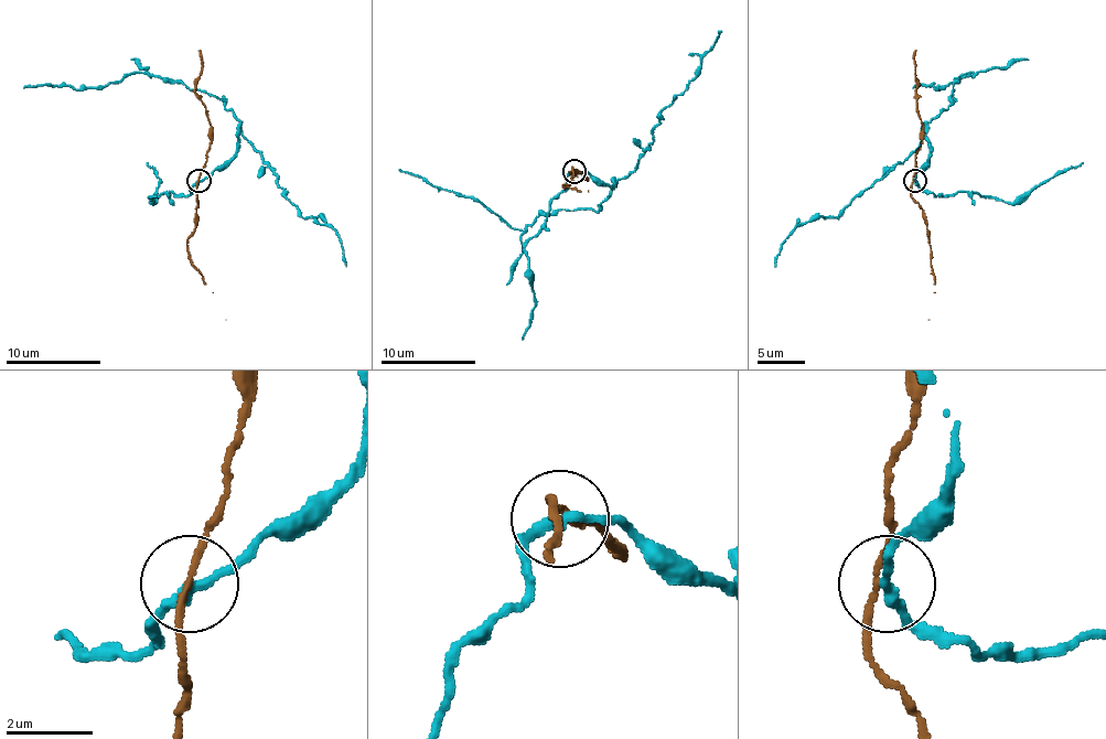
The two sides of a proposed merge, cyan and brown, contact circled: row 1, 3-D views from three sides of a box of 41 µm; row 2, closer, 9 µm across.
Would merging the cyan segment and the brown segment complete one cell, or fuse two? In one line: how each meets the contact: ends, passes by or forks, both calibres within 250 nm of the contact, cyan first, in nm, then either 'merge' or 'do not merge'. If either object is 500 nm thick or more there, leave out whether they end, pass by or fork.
cyan passes by; brown passes by; calibres 240 and 120 nm; do not merge

